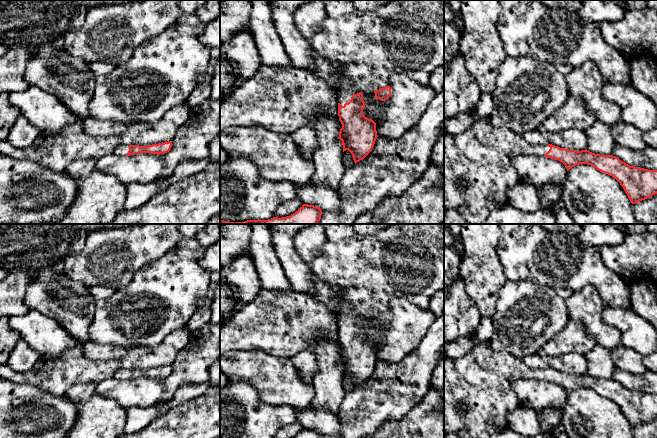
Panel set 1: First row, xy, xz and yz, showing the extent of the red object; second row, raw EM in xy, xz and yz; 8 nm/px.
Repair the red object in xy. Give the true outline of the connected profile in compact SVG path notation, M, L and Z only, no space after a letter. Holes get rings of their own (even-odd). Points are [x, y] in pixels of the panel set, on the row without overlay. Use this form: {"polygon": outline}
{"polygon": "M172 365L152 368L148 370L139 369L119 369L114 377L118 380L130 380L139 377L153 377L153 378L164 378L170 375L172 371Z"}

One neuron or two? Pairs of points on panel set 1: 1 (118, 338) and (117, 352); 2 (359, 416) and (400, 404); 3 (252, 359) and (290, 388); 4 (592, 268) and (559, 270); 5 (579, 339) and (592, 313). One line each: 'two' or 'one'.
1: two
2: one
3: one
4: one
5: two

